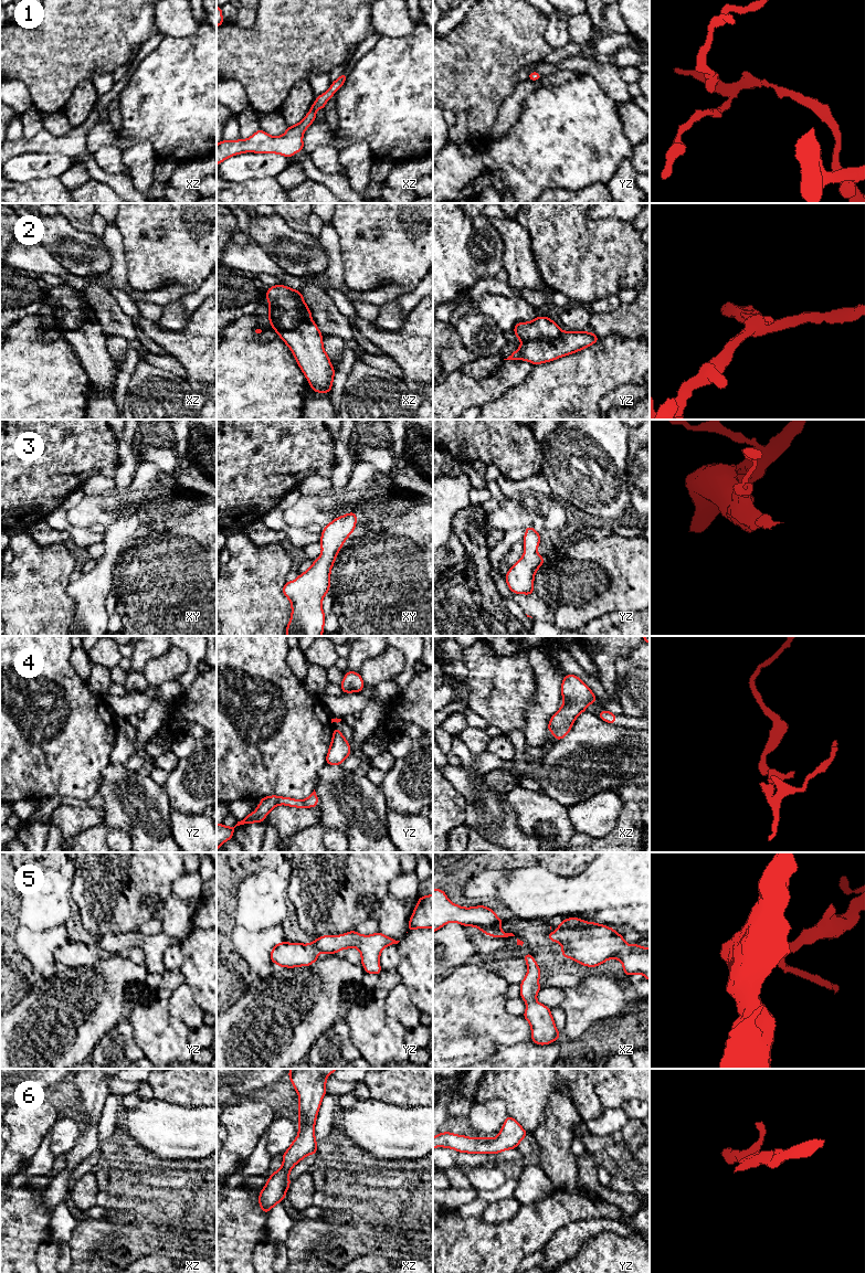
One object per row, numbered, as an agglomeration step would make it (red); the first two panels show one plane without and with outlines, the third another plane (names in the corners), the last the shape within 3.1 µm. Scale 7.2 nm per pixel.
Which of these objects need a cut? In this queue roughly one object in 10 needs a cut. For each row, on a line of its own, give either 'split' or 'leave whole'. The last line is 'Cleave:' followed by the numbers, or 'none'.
1: leave whole
2: split
3: leave whole
4: leave whole
5: leave whole
6: leave whole
Cleave: 2

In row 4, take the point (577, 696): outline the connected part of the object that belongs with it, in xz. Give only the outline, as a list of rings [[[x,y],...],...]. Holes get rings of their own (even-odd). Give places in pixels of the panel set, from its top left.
[[[566,675],[561,685],[563,704],[551,717],[548,724],[556,741],[563,739],[571,730],[578,715],[586,711],[587,707],[594,703],[597,697],[591,689],[577,676]]]

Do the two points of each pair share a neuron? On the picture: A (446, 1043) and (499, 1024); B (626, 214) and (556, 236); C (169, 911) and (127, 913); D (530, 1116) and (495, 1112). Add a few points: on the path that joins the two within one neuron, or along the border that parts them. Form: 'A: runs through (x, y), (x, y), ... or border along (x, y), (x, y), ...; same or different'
A: runs through (460, 1030), (466, 1024), (486, 1024); same
B: border along (588, 218), (621, 219), (631, 222); different
C: border along (170, 892), (153, 918); different
D: border along (483, 1103), (500, 1099), (508, 1114); different

